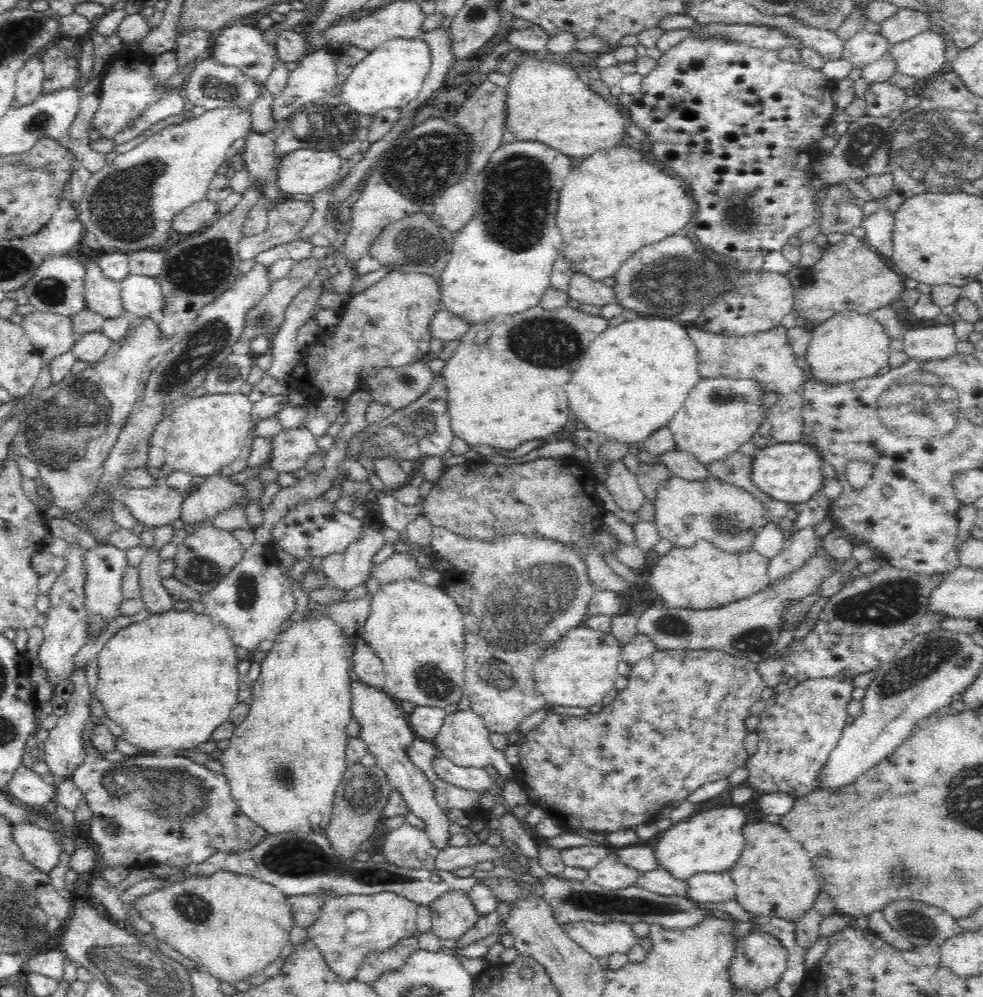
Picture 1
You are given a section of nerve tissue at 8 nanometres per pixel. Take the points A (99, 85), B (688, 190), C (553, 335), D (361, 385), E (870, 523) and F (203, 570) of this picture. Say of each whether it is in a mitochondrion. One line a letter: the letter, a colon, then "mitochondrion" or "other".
A: other
B: other
C: mitochondrion
D: other
E: other
F: mitochondrion

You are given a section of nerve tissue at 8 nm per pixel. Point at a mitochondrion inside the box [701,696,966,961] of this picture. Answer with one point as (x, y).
(913, 922)

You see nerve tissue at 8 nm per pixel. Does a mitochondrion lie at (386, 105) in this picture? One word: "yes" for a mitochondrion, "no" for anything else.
no

